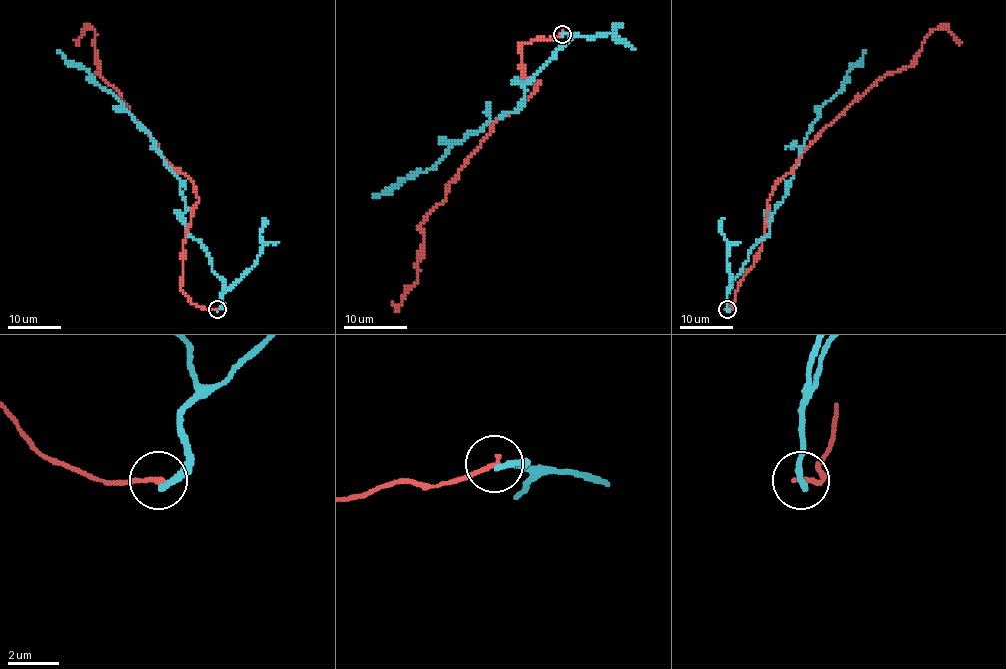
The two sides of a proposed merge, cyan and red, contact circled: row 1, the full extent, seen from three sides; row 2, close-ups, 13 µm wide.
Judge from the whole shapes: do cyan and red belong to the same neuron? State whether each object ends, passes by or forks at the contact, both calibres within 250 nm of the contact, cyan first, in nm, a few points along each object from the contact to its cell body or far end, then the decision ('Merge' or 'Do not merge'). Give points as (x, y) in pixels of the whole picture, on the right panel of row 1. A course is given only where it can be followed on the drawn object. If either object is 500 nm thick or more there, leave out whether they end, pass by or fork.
At the ring cyan ends. At the ring red ends. Thickness 240 nm (cyan) against 180 nm. Course of cyan: (728, 310), (732, 280), (769, 232), (818, 111), (841, 91), (846, 74), (866, 51). Course of red: (728, 308), (761, 247), (773, 187), (809, 144), (856, 99), (910, 64), (934, 28), (945, 27), (960, 44). Do not merge

